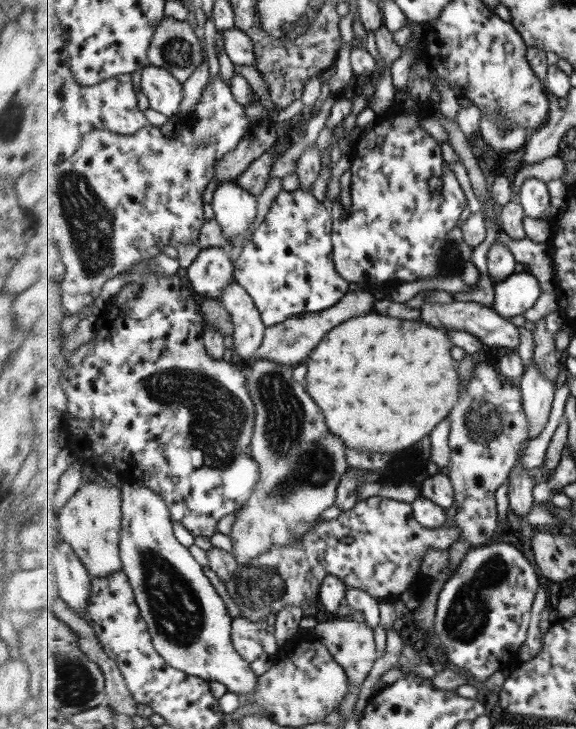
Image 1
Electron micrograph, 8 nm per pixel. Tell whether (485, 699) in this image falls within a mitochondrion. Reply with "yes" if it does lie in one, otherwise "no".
no

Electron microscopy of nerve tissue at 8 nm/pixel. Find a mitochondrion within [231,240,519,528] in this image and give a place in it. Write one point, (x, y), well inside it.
(306, 462)

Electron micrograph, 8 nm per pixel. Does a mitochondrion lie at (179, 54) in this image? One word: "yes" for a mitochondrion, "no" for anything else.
yes

